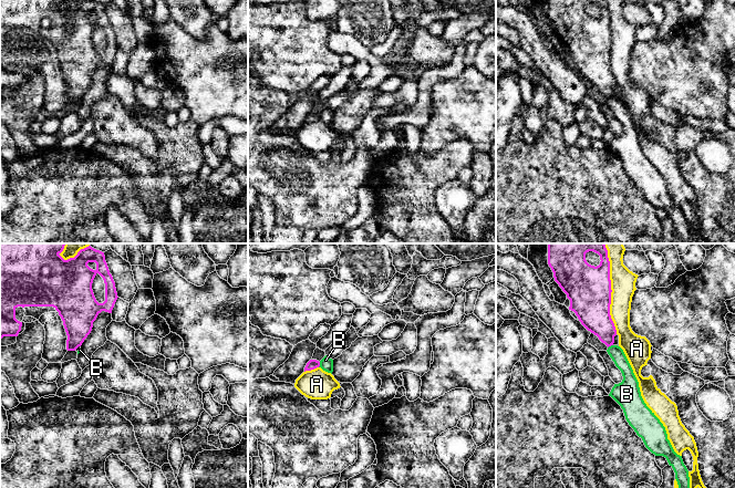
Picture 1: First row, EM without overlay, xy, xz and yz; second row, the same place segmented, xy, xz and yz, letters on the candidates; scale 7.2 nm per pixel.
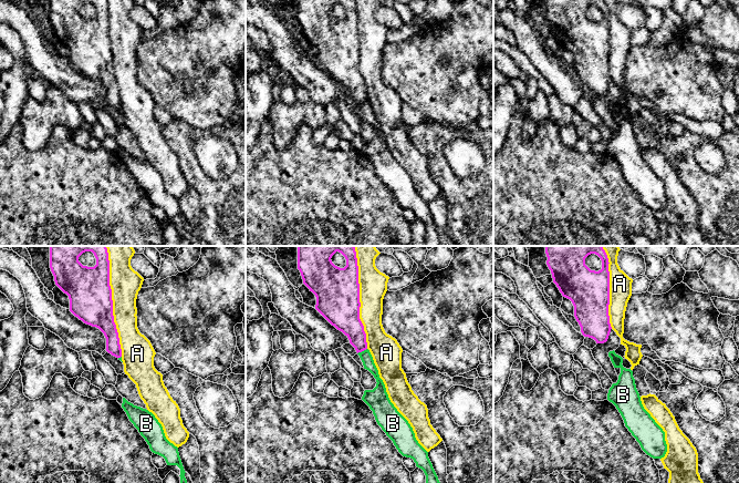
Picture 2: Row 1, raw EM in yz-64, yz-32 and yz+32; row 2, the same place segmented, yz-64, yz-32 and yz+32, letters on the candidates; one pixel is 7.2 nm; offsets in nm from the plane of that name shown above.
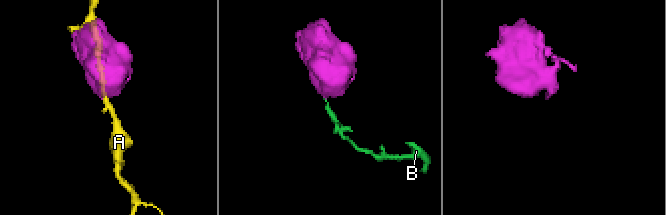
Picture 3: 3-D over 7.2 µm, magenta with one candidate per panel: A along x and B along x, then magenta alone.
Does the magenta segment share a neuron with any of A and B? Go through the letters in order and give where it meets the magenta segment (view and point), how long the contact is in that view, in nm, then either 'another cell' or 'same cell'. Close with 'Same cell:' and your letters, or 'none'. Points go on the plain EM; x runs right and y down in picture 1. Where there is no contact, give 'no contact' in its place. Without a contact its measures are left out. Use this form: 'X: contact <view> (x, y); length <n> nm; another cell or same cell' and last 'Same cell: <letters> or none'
A: contact yz (611, 43); length 650 nm; another cell
B: contact xz (319, 116); length 40 nm; another cell
Same cell: none

